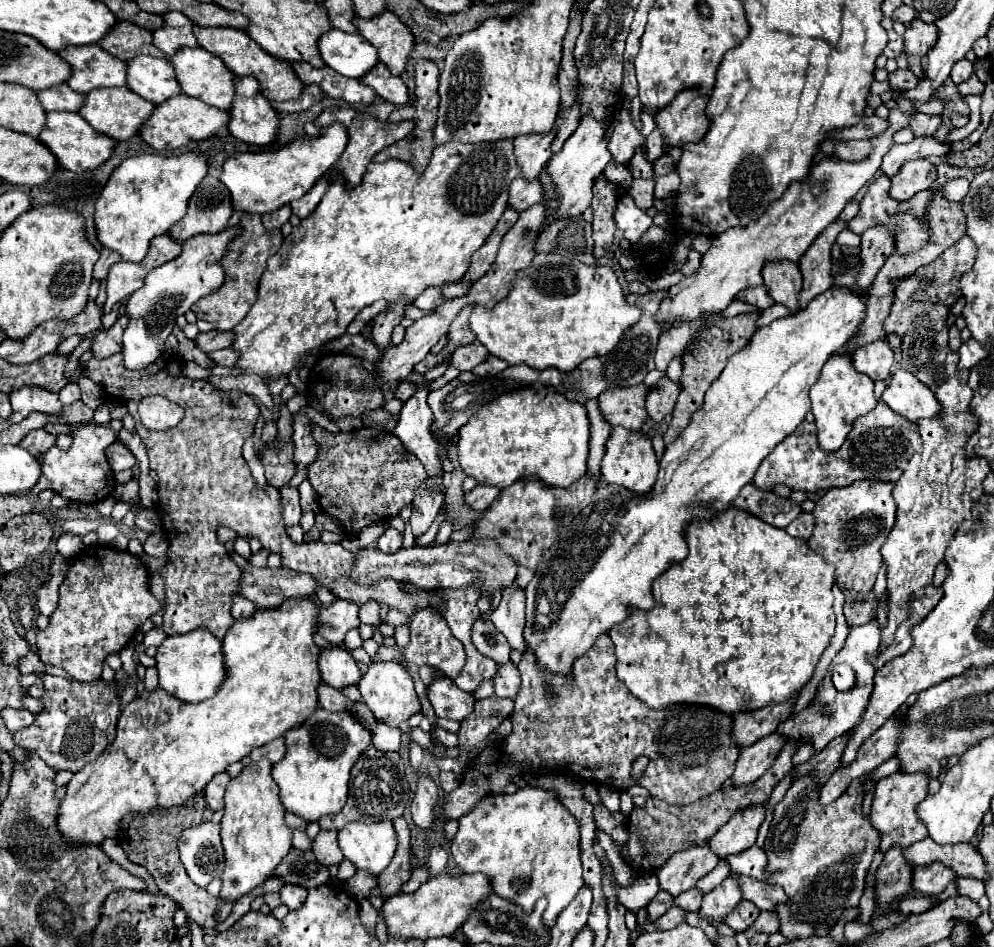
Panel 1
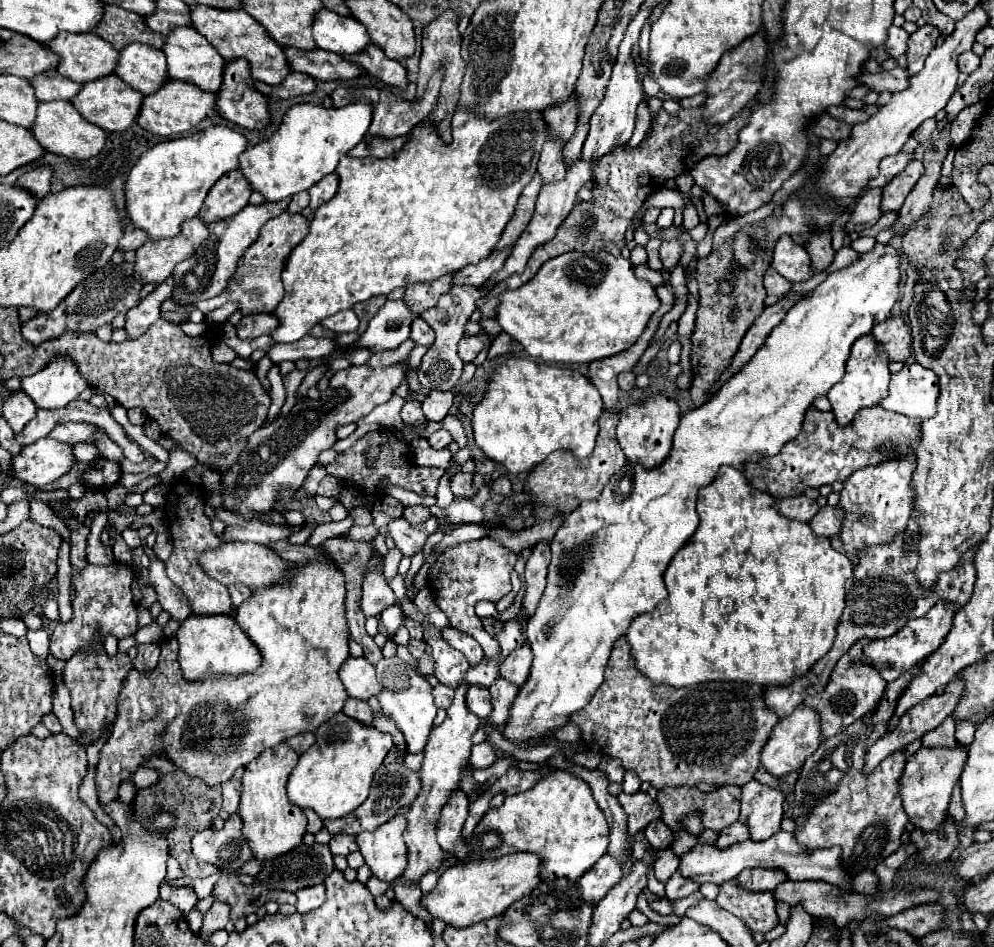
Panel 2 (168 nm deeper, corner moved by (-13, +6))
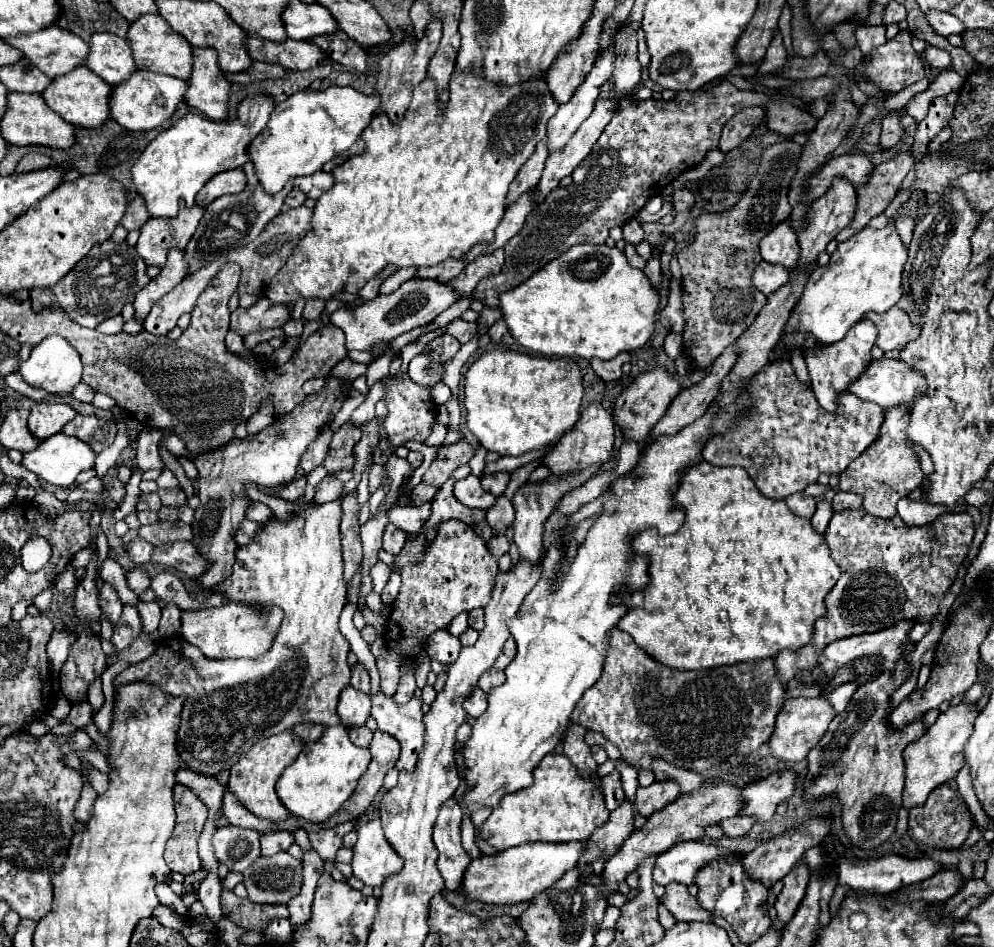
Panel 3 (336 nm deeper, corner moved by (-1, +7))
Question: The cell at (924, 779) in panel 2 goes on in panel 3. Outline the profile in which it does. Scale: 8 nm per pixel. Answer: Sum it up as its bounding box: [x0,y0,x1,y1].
[903,705,977,805]

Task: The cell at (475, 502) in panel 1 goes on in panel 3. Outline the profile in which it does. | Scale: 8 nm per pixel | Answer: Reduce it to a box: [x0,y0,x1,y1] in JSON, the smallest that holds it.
[481,473,509,497]

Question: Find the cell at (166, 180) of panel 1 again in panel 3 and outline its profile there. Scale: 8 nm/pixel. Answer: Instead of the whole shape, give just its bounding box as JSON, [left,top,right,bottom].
[131,95,273,219]

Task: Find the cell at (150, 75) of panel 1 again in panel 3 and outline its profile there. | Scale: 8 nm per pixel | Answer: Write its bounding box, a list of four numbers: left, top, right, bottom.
[85,33,137,87]

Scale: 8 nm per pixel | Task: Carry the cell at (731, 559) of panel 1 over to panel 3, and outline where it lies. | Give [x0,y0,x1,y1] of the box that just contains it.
[615,461,841,671]

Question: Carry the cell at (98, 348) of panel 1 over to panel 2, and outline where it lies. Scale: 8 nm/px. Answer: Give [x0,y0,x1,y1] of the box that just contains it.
[125,276,173,338]

